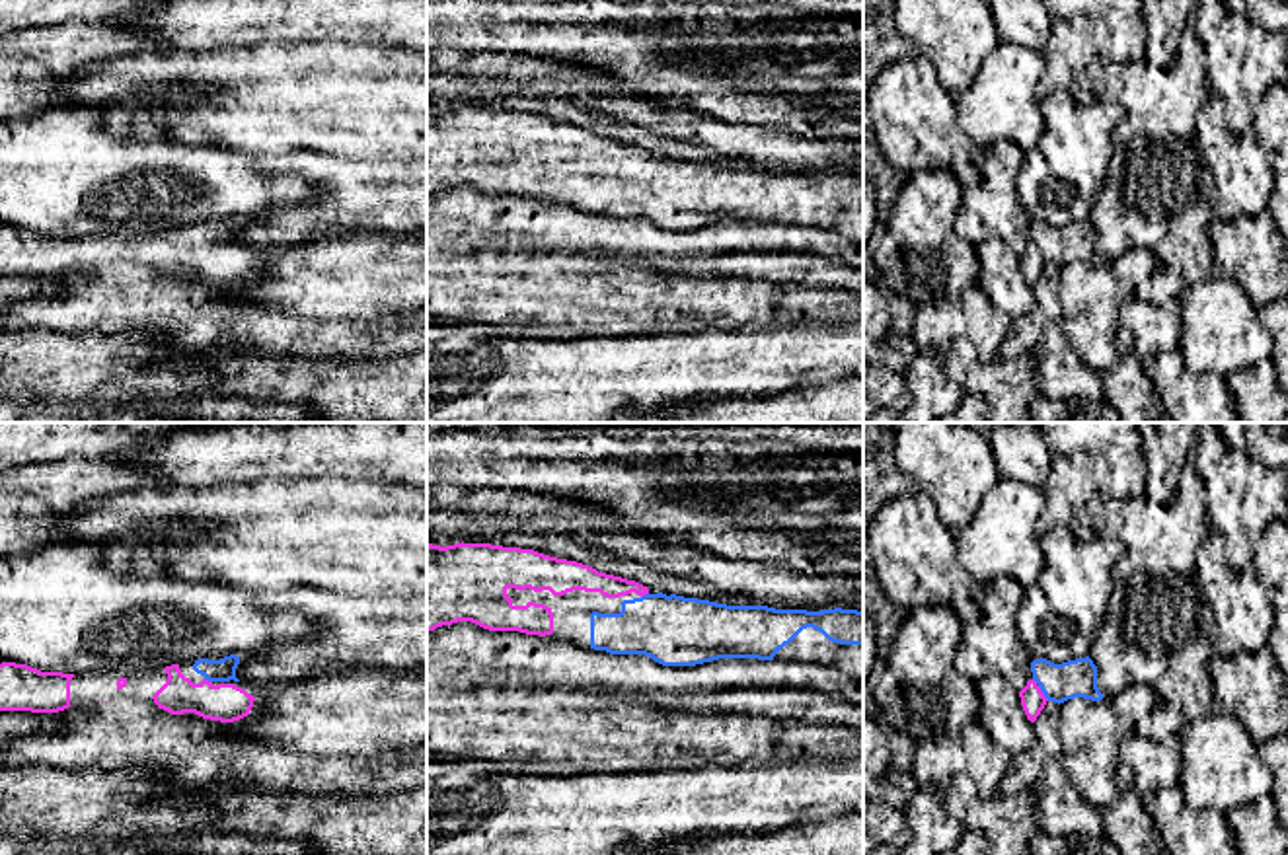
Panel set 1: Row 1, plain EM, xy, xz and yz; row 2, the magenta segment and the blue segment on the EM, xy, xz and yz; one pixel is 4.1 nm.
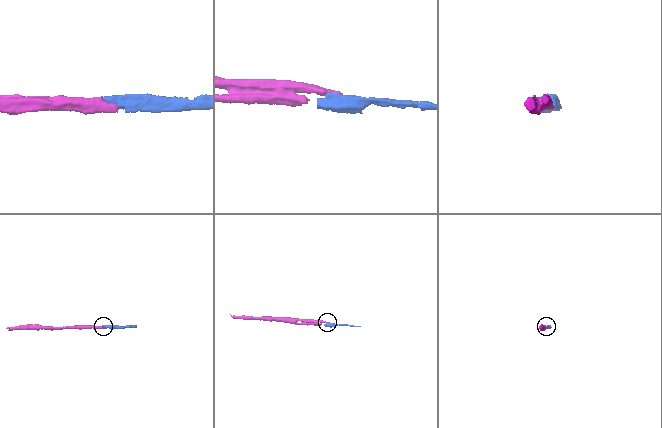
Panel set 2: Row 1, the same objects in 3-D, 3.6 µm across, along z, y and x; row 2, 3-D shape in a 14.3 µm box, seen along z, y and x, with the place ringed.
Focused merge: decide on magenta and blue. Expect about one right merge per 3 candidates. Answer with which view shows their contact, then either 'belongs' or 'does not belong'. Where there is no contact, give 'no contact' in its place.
yz | belongs

